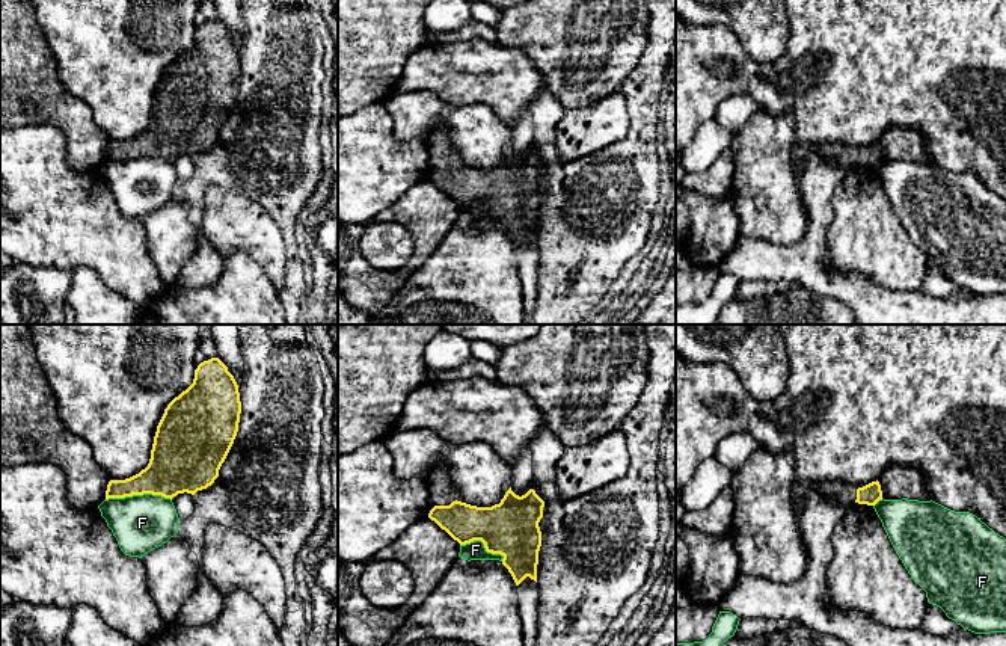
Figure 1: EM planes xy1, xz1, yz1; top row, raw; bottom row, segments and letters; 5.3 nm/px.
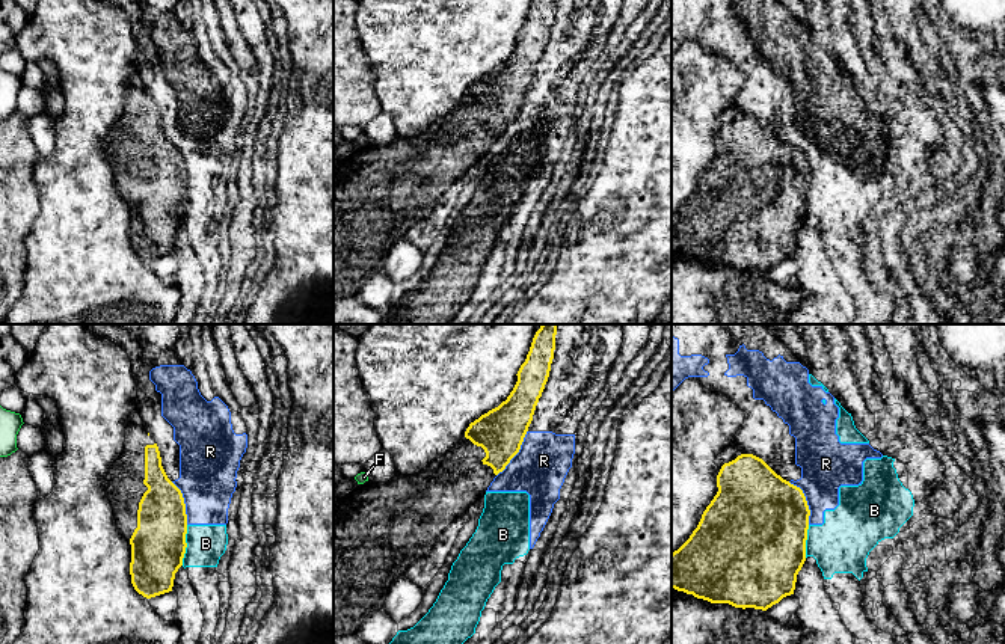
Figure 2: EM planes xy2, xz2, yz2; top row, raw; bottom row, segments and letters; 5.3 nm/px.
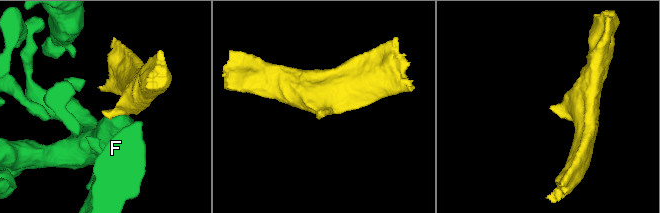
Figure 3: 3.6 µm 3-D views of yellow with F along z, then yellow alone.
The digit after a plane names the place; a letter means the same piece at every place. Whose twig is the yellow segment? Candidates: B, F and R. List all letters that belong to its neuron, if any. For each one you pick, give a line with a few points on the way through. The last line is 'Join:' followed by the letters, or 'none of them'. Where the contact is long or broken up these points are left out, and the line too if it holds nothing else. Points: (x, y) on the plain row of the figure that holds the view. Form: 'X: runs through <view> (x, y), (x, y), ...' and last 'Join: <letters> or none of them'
Join: none of them

